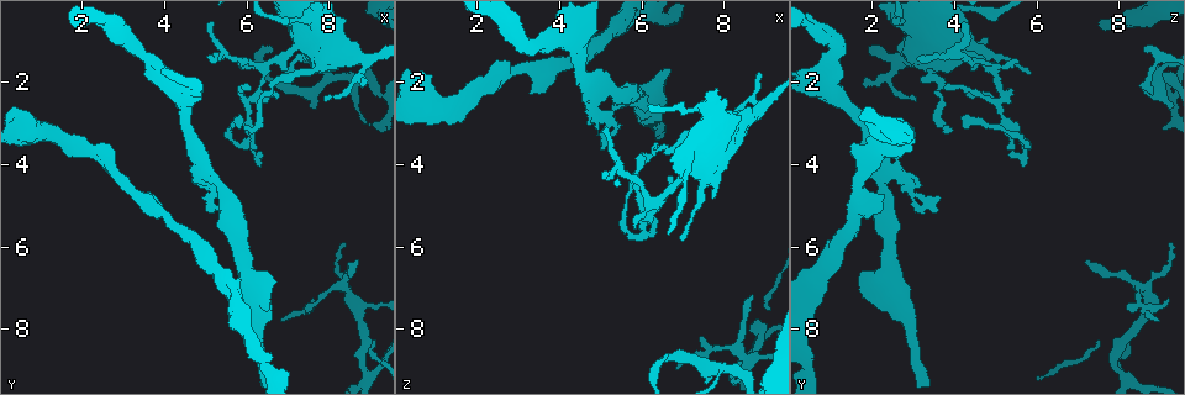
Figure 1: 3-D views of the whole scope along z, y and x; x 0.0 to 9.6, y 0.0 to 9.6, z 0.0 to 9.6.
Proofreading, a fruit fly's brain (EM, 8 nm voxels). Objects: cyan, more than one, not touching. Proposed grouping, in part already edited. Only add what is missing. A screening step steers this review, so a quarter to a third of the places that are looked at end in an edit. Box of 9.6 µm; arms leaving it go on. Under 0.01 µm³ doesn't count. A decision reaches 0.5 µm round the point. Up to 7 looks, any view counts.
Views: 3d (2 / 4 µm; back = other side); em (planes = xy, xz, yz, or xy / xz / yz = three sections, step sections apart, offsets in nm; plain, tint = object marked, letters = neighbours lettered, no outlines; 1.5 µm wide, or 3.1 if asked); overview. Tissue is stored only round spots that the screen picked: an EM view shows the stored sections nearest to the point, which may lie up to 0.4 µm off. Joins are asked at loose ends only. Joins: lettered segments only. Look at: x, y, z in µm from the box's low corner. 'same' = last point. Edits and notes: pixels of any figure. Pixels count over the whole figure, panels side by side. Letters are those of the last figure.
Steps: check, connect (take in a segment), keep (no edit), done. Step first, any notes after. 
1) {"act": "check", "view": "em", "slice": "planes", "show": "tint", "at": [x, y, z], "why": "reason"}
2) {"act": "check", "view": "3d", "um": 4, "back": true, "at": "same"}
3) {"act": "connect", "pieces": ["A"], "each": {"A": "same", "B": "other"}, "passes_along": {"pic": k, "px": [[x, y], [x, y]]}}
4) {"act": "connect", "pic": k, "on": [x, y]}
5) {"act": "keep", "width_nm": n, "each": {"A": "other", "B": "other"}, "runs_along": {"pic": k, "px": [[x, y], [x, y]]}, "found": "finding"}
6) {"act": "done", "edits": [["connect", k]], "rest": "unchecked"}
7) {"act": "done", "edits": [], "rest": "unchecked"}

{"act": "check", "view": "3d", "um": 2, "at": [5.05, 0.65, 4.30], "why": "thin end"}

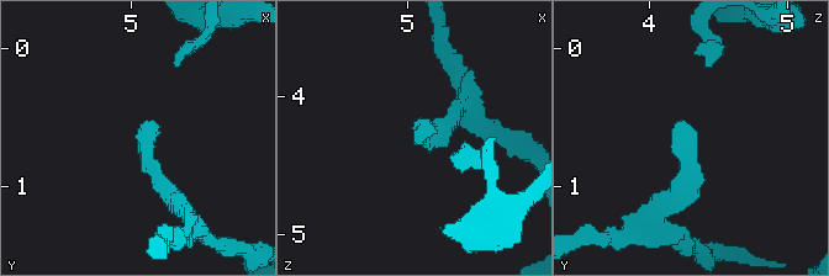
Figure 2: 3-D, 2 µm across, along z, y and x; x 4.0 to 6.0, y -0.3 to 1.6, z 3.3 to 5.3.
{"act": "check", "view": "em", "slice": "planes", "show": "letters", "at": [5.06, 0.60, 4.34]}

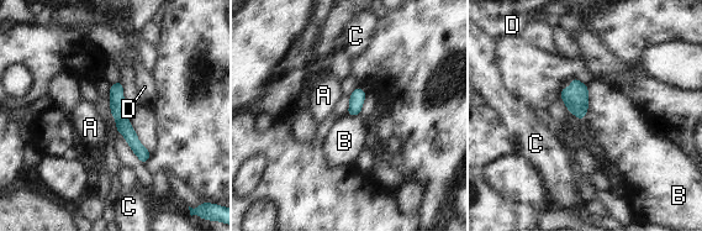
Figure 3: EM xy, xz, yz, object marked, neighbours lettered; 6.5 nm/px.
{"act": "keep", "width_nm": 80, "longest_contact_nm": ["B", 220], "each": {"A": "other", "B": "other", "C": "other", "D": "other"}, "found": "no lettered segment goes on from it"}

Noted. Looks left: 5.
{"act": "check", "view": "em", "slice": "xz", "step": 4, "show": "letters", "at": [5.85, 1.50, 5.50], "why": "tapers out"}

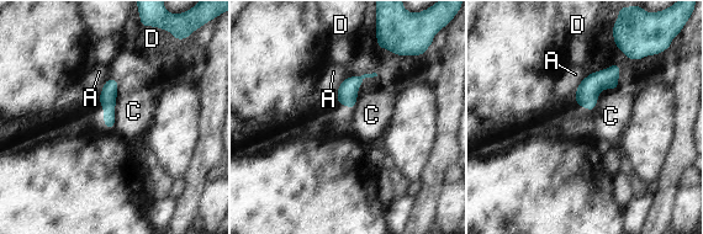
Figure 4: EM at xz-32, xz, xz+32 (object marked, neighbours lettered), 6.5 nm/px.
{"act": "check", "view": "em", "slice": "planes", "show": "letters", "at": "same", "why": "cut it another way"}

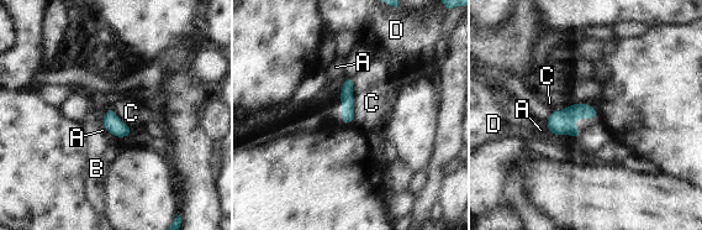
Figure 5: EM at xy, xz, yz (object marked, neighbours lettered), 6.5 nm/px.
{"act": "keep", "each": {"A": "other", "B": "other", "C": "other", "D": "other"}, "runs_along": {"pic": 5, "px": [[348, 79], [346, 119]]}, "found": "no lettered segment goes on from it"}

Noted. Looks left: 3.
{"act": "check", "view": "em", "slice": "planes", "show": "letters", "at": [3.35, 4.95, 2.25], "why": "branch stops here"}

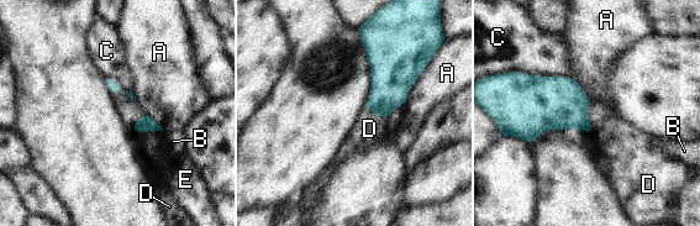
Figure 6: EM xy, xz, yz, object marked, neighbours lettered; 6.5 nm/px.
{"act": "keep", "each": {"A": "other", "B": "other", "C": "other", "D": "other", "E": "other"}, "border": {"pic": 6, "px": [[590, 103], [588, 116], [593, 132]]}, "found": "no lettered segment goes on from it"}

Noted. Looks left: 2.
{"act": "done", "edits": [], "rest": "unchecked"}

